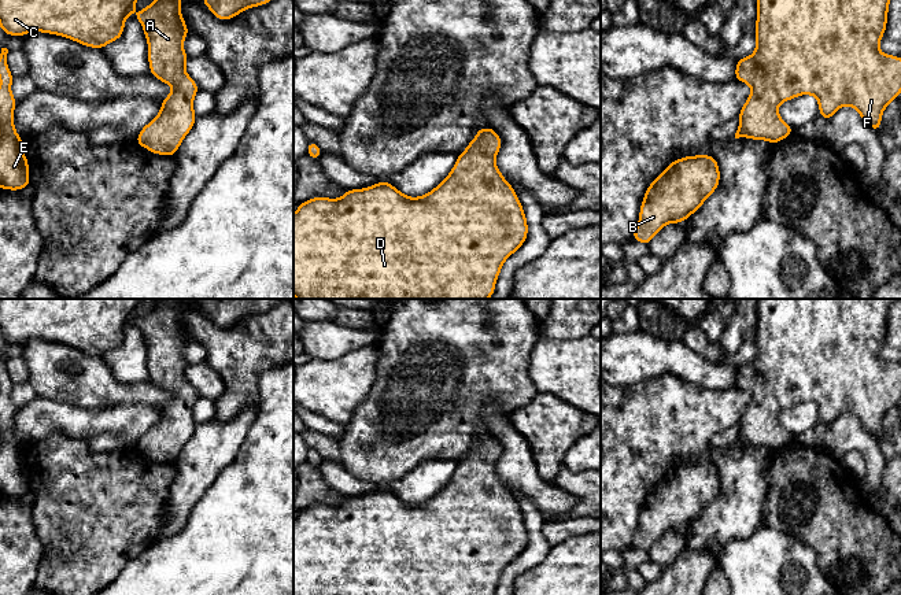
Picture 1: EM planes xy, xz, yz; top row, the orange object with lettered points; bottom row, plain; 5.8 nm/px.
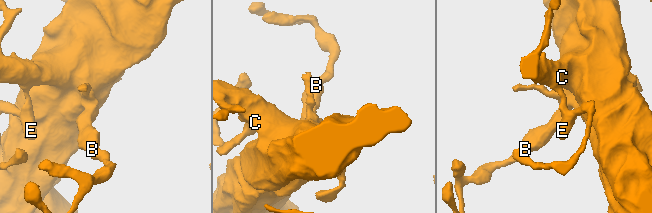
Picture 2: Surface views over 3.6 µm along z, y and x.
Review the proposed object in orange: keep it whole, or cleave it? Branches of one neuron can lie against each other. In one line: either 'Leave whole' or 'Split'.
Leave whole

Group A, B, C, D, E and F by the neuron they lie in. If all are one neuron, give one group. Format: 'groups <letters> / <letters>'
groups A B C D E F

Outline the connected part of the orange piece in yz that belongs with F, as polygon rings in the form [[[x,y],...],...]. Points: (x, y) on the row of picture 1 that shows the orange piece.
[[[757,0],[756,51],[738,59],[735,80],[750,85],[752,93],[739,111],[735,138],[765,140],[776,144],[795,130],[787,125],[778,108],[801,95],[813,95],[827,122],[842,107],[853,107],[875,132],[880,130],[885,108],[901,93],[901,58],[879,51],[886,32],[890,0]]]

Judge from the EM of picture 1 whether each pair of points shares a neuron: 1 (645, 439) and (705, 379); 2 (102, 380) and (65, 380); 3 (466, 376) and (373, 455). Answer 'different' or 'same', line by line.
1: different
2: same
3: same

